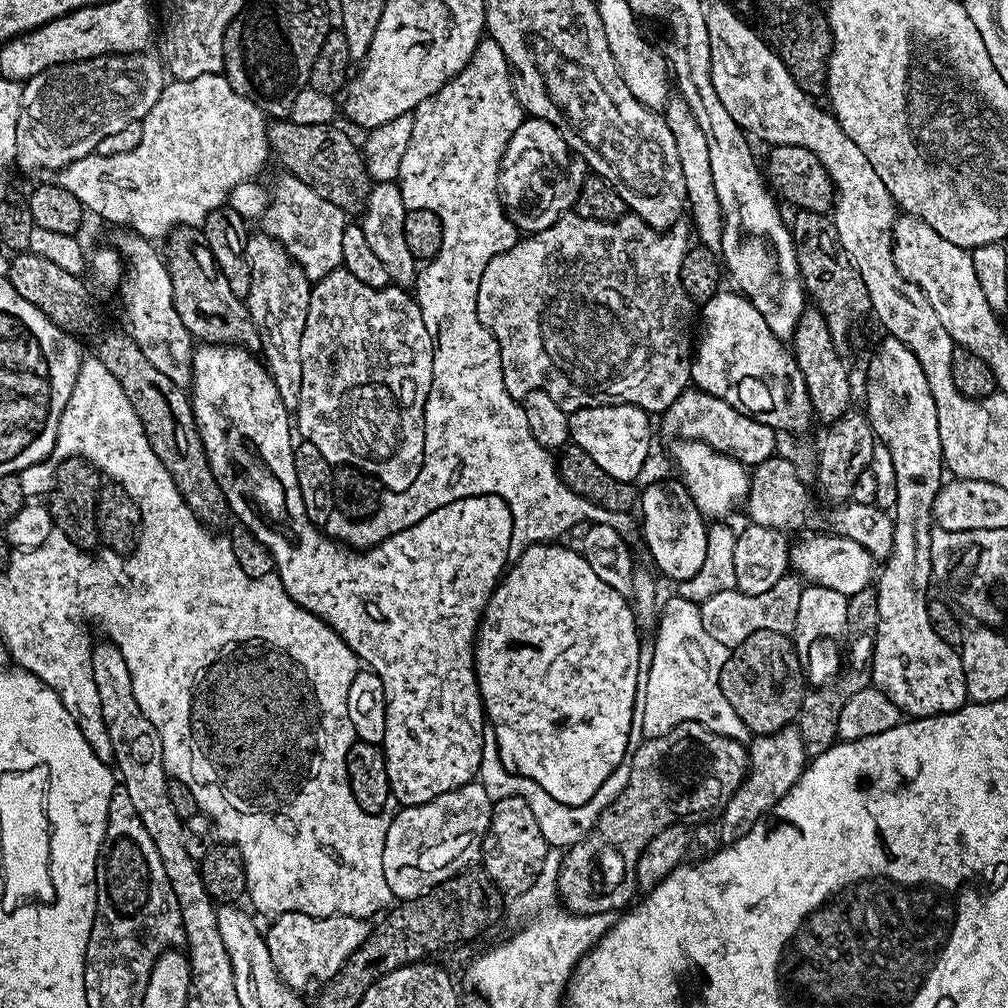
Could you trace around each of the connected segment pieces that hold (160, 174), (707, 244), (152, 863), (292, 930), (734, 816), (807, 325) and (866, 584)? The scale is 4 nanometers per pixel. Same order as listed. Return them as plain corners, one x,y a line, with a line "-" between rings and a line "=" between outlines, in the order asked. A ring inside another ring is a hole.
202,74
202,78
190,78
189,80
172,80
171,82
165,83
164,89
162,90
162,94
158,98
158,102
154,102
154,106
147,112
142,121
142,142
138,142
138,146
134,146
134,150
130,150
126,154
114,154
113,156
98,156
91,155
86,158
78,158
78,162
70,162
70,166
66,166
65,168
61,168
59,172
55,173
54,180
55,183
62,185
66,190
70,190
70,194
74,194
74,198
78,198
78,202
82,202
82,206
89,213
92,212
96,216
101,216
104,220
109,220
112,224
121,224
119,227
124,230
131,229
131,231
135,232
136,235
142,236
145,238
157,238
156,236
161,236
161,238
167,237
169,233
173,230
183,226
185,228
200,228
204,223
204,219
208,217
208,215
214,210
218,210
219,208
225,207
228,202
228,196
231,194
232,189
238,183
242,183
243,180
251,180
257,174
256,171
259,170
260,167
263,166
264,163
267,162
269,156
270,160
270,149
268,147
268,129
266,127
266,117
263,112
260,111
258,106
254,106
254,102
250,102
246,98
242,98
242,94
238,94
236,91
232,89
230,86
230,82
228,81
227,76
223,74
=
679,94
668,97
668,103
662,109
664,121
670,126
670,134
674,134
674,146
678,146
678,162
682,162
682,178
686,186
687,207
692,208
692,220
696,223
696,232
700,235
699,243
705,248
719,249
723,236
723,214
720,212
718,195
715,194
714,179
710,170
710,155
706,137
695,121
690,106
=
123,786
113,792
107,810
108,825
96,863
96,917
84,962
118,962
120,966
134,966
136,988
145,991
154,962
163,952
183,941
184,923
178,898
174,890
170,890
170,878
166,878
166,866
162,866
162,858
158,858
158,846
154,846
146,826
142,826
142,818
138,818
138,810
134,810
134,801
=
301,911
284,912
271,923
264,937
271,961
280,979
293,990
301,990
308,984
324,983
334,976
350,956
371,933
371,923
359,916
312,916
=
789,726
774,734
756,736
747,745
748,772
730,802
722,809
718,823
724,844
733,844
768,815
768,811
798,782
810,757
804,748
799,727
=
805,307
791,336
790,351
806,382
815,419
821,420
824,426
832,425
853,407
852,384
848,381
848,370
843,360
836,353
839,352
838,345
830,334
830,326
816,307
=
827,535
828,536
808,536
805,540
798,541
797,544
795,541
795,543
791,545
788,553
788,563
791,571
795,573
797,577
807,581
808,584
817,584
818,586
826,586
830,590
838,590
838,594
846,597
853,596
869,588
878,572
878,564
871,550
866,546
862,546
854,538
850,538
849,536

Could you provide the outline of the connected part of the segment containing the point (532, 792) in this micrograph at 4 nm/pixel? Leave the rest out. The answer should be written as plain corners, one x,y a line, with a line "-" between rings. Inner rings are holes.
488,730
484,734
478,783
484,787
486,794
490,794
493,802
507,796
522,797
534,810
546,842
553,849
567,850
573,848
582,838
586,838
588,831
598,822
602,810
606,810
606,806
610,806
610,802
614,802
614,798
618,798
618,794
622,794
622,790
626,790
626,782
630,782
631,769
631,763
620,764
614,770
614,774
610,774
610,778
606,778
606,782
602,782
602,786
598,786
598,794
594,794
594,798
590,802
577,808
566,806
562,802
550,798
550,794
546,794
546,790
542,790
542,786
538,786
532,780
527,780
525,776
518,776
515,772
508,772
506,766
502,766
502,758
498,754
496,745
496,736

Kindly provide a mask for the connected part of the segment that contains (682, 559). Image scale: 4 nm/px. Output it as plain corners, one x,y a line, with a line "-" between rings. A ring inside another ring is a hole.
673,478
654,482
645,490
643,488
638,500
638,512
642,514
640,532
644,534
655,569
678,584
692,578
706,558
709,525
684,482

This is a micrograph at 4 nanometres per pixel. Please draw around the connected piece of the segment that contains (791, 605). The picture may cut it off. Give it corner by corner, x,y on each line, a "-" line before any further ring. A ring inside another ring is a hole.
795,575
784,577
781,586
773,586
766,594
746,594
737,592
735,588
722,590
722,594
714,594
714,598
706,598
700,605
702,622
710,634
710,638
718,638
729,650
734,650
750,634
758,630
774,630
791,633
798,618
798,602
802,584
-
784,592
784,604
780,604
780,595

